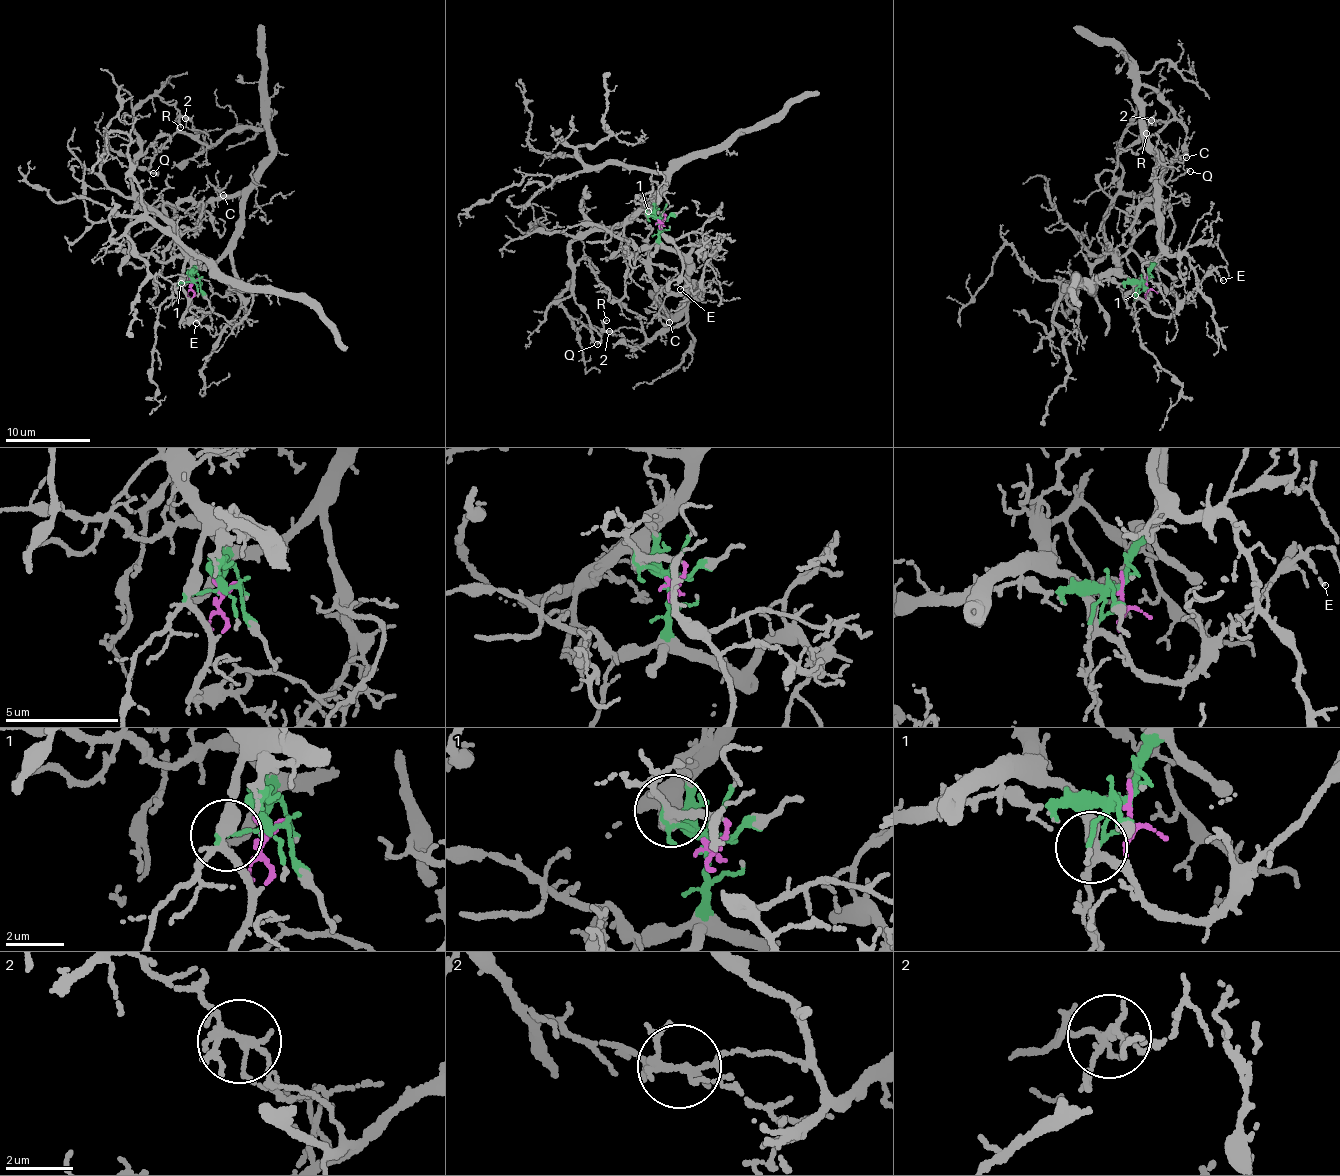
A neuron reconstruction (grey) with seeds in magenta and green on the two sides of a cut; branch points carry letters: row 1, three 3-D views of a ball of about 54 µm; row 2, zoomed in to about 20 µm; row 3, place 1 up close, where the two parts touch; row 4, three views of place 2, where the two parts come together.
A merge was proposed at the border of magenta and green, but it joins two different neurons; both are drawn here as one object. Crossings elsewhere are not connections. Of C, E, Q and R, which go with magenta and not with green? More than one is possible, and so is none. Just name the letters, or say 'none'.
E, Q

